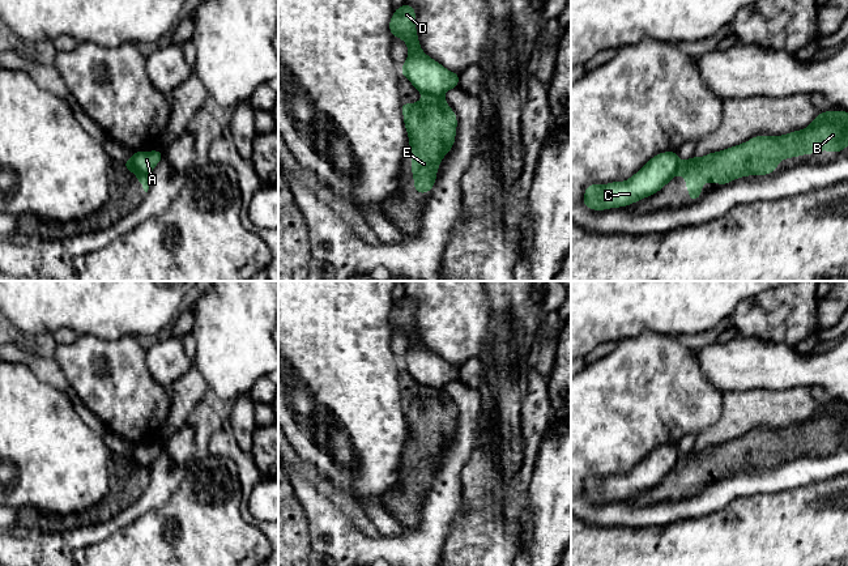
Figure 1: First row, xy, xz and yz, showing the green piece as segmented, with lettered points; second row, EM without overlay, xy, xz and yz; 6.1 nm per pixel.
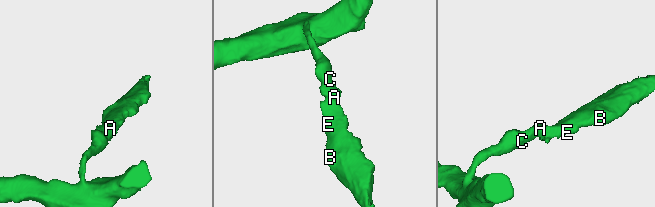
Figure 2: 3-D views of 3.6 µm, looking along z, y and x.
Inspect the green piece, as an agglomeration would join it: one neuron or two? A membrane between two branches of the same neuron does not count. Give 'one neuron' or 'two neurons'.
two neurons

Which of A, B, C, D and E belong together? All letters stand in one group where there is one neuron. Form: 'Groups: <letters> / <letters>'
Groups: A C D / B E

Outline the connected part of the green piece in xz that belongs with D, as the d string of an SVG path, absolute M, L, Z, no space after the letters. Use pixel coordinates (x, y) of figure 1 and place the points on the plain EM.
M409 297L393 303L389 323L393 329L401 331L408 337L409 349L401 361L401 367L417 383L443 390L447 383L459 378L457 366L449 365L421 342L416 323L416 303Z

